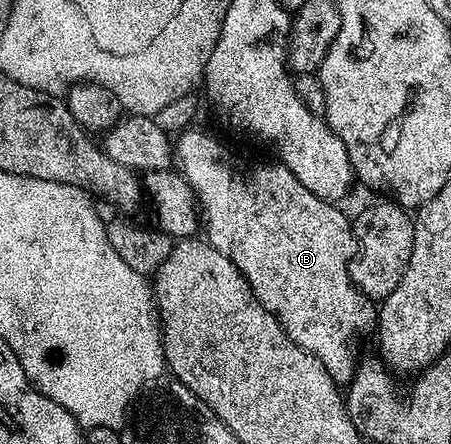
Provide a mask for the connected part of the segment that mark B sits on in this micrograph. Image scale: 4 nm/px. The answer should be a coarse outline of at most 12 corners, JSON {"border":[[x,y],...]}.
{"border":[[188,127],[205,239],[336,383],[376,302],[352,218]]}

